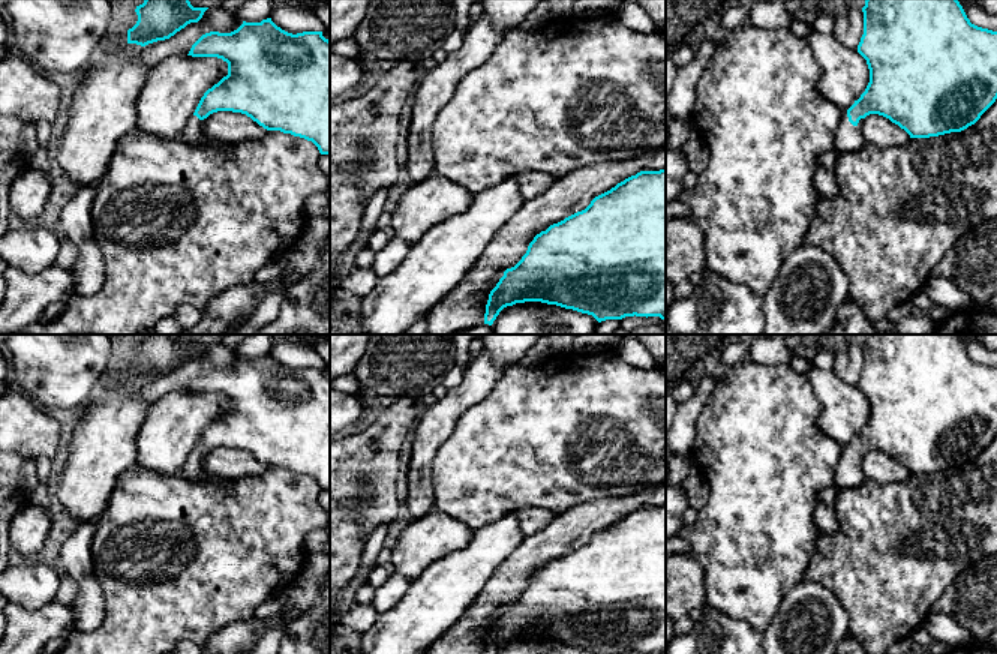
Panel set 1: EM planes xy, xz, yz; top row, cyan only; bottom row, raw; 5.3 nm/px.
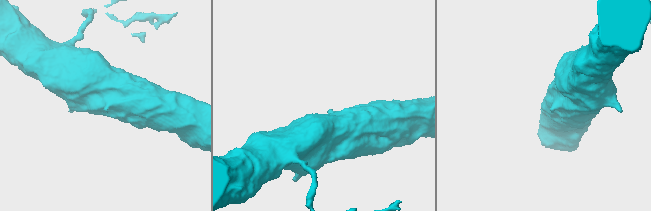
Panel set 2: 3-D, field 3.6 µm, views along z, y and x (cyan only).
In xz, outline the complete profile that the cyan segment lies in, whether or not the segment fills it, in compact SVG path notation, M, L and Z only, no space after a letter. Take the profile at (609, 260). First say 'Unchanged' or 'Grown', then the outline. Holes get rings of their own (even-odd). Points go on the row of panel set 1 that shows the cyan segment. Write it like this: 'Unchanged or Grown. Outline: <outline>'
Unchanged. Outline: M666 168L640 171L564 220L550 225L529 243L526 254L504 272L490 291L484 324L492 326L499 312L516 303L541 302L592 315L598 322L625 316L666 320Z

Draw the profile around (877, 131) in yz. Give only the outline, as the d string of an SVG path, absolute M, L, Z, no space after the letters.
M870 114L861 124L865 144L871 144L879 148L900 147L909 142L910 135L889 118Z

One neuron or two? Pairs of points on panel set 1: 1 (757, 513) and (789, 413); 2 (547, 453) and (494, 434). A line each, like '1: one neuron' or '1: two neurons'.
1: one neuron
2: one neuron

